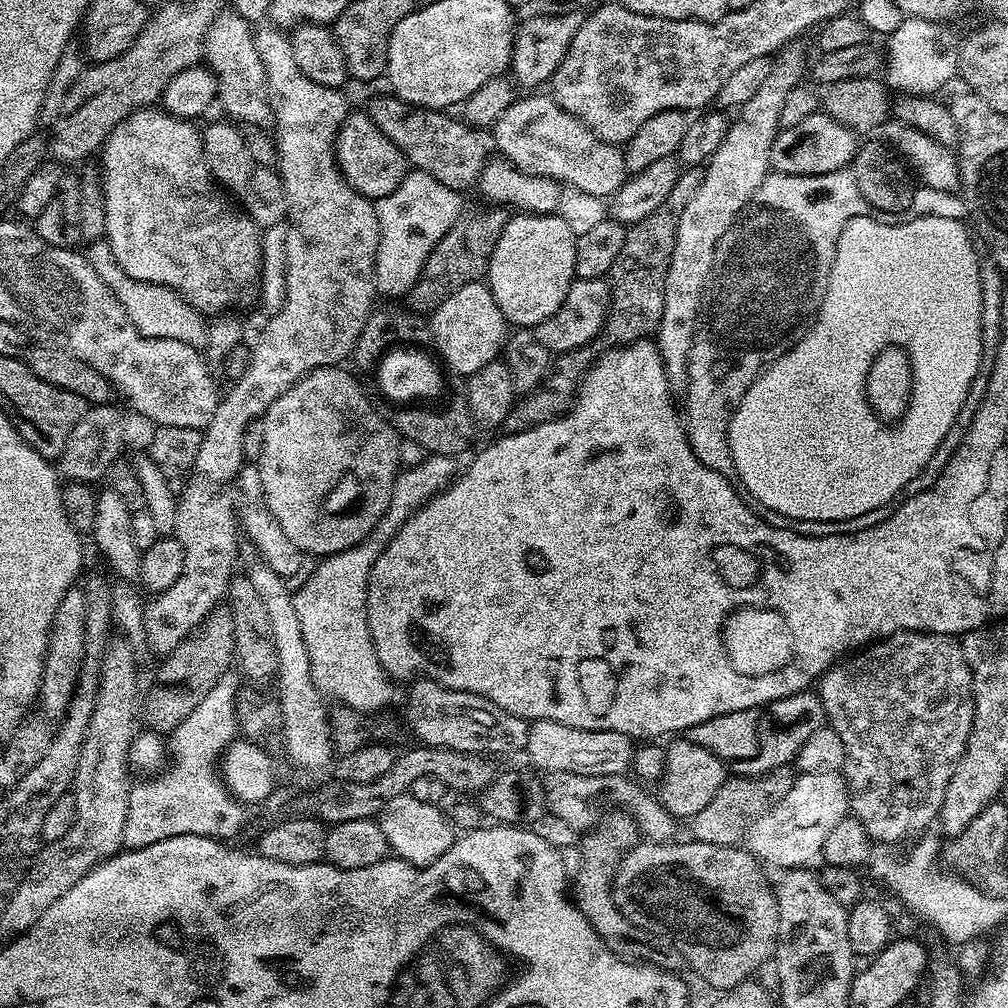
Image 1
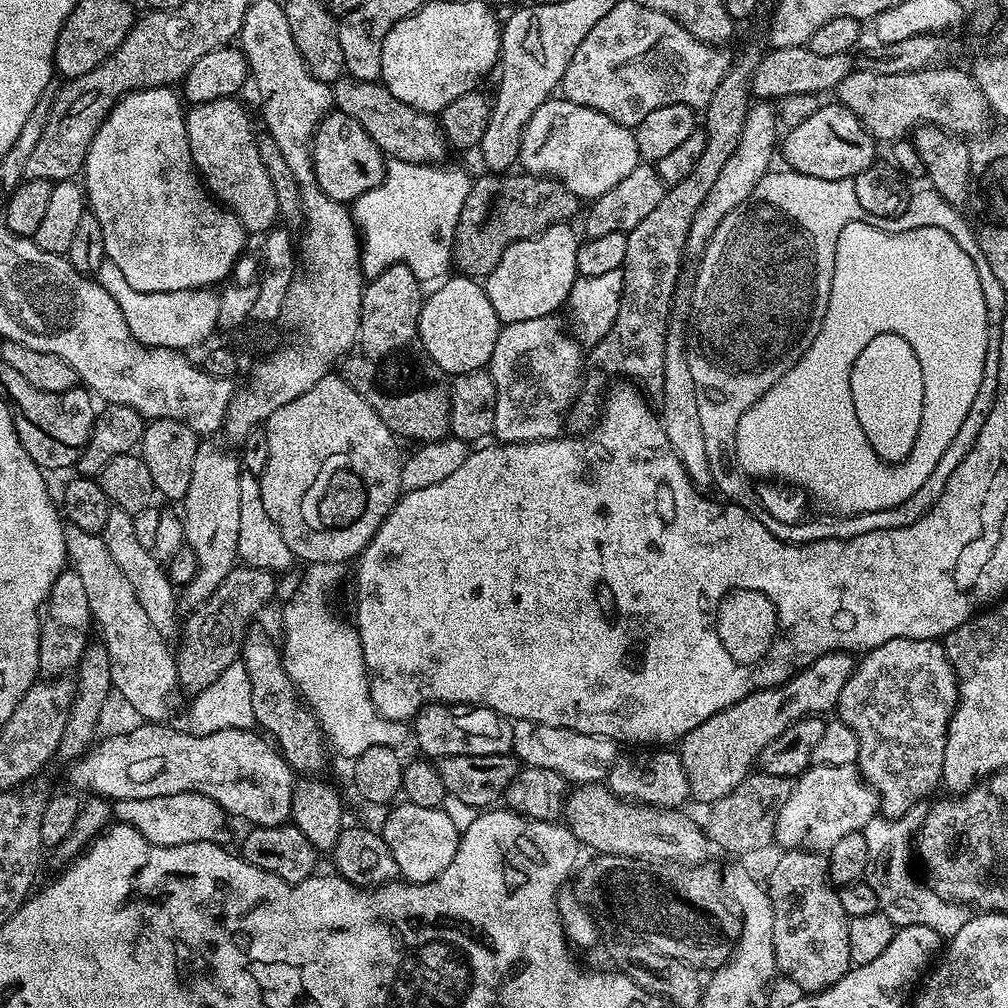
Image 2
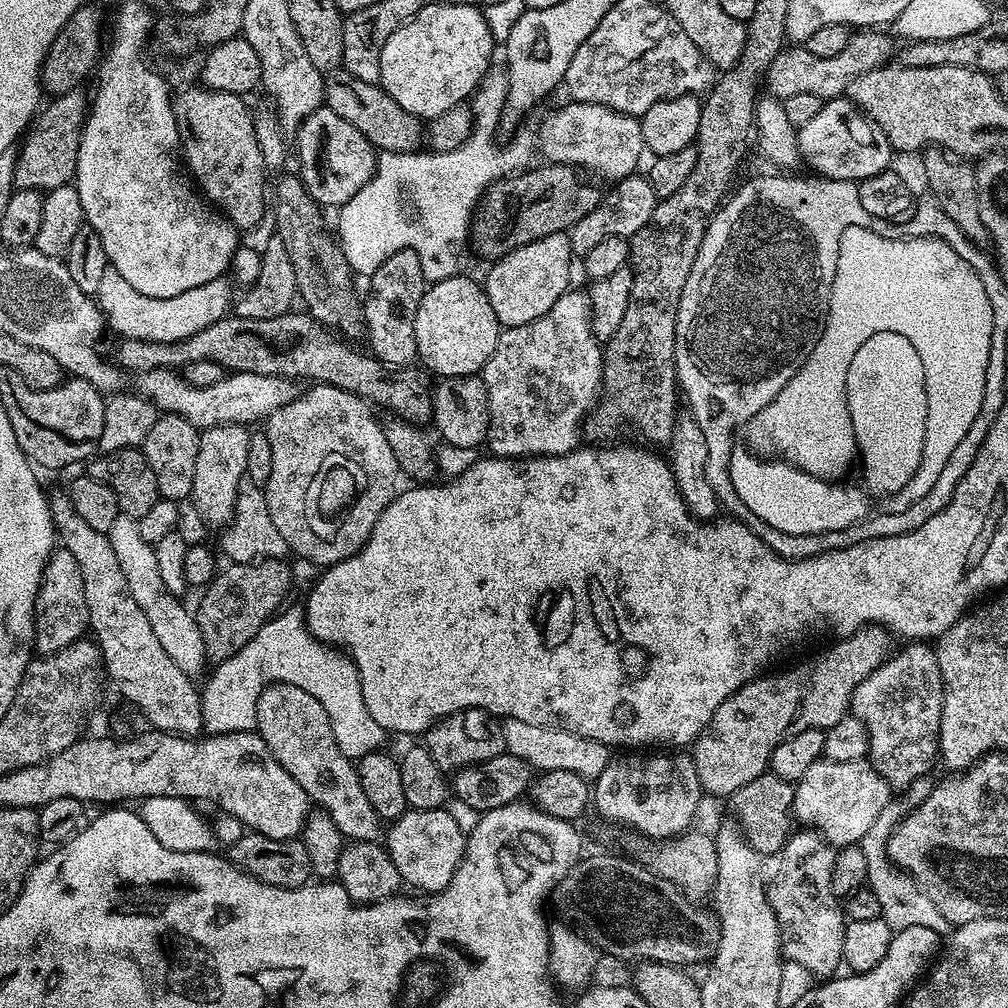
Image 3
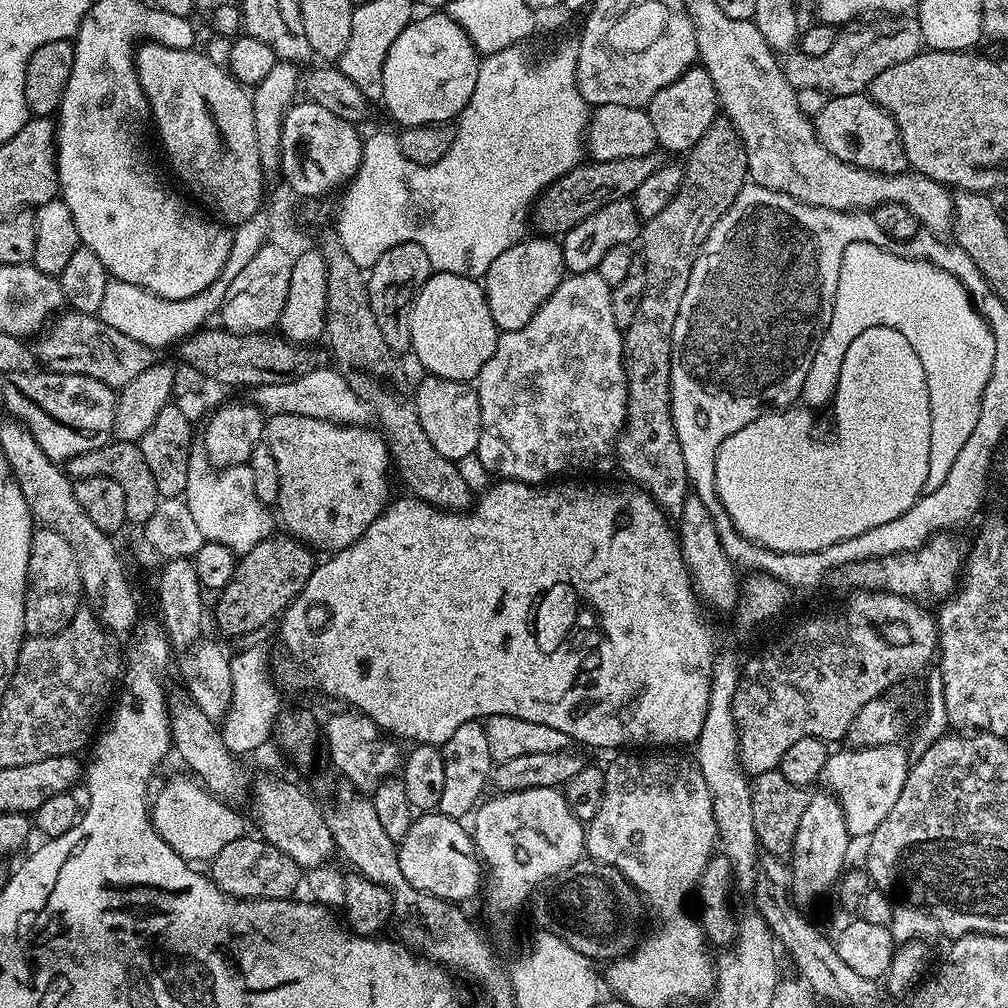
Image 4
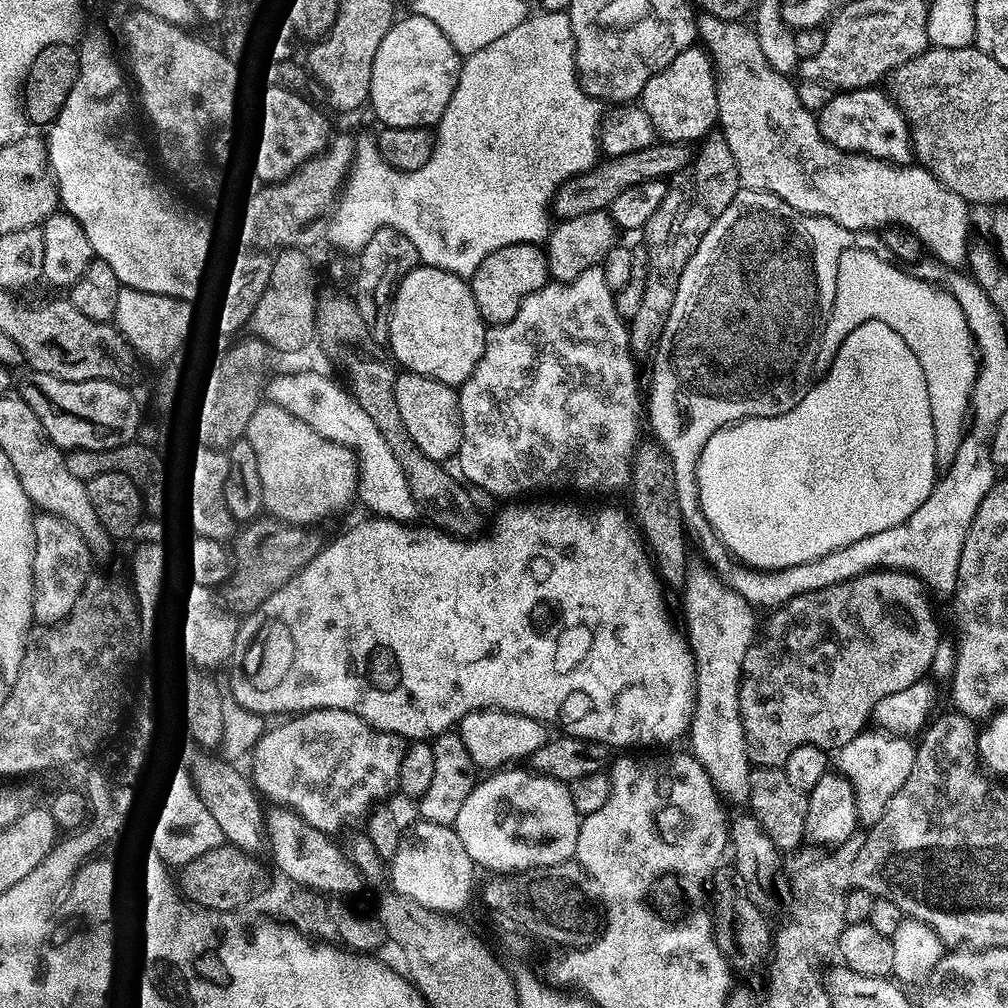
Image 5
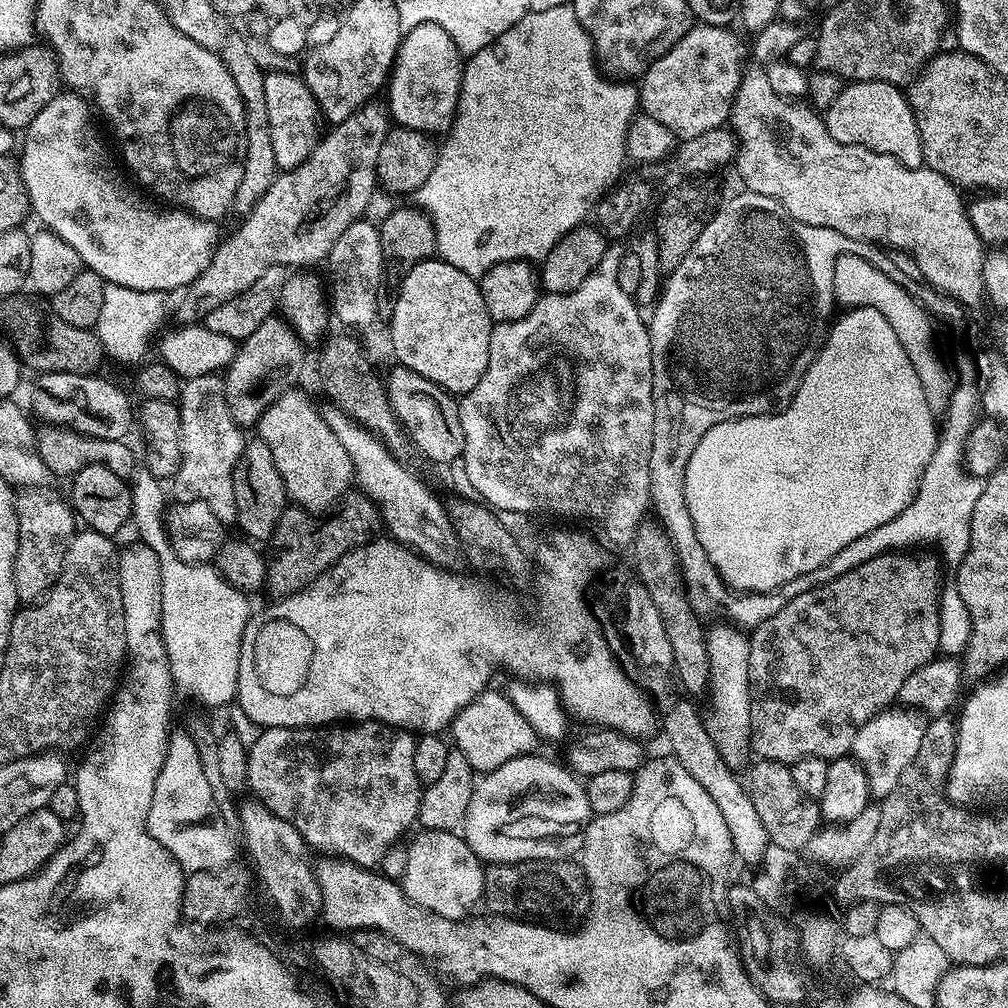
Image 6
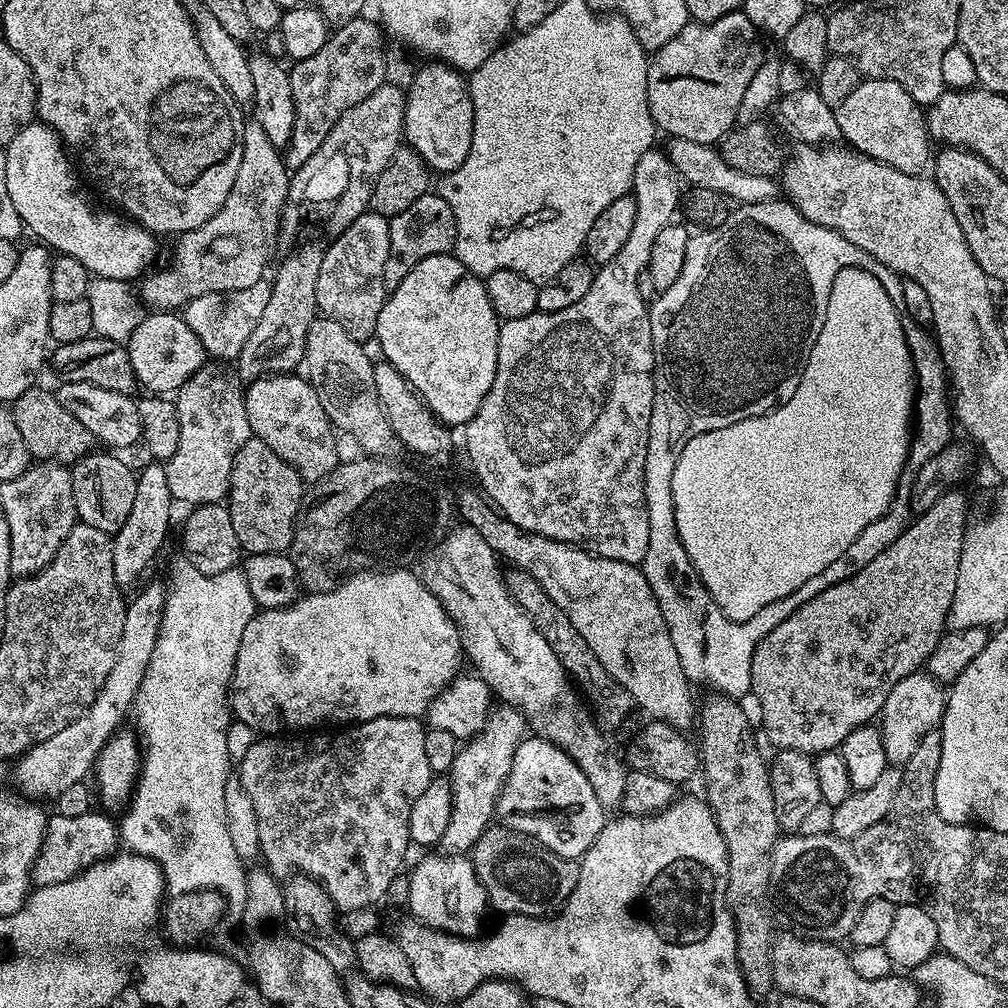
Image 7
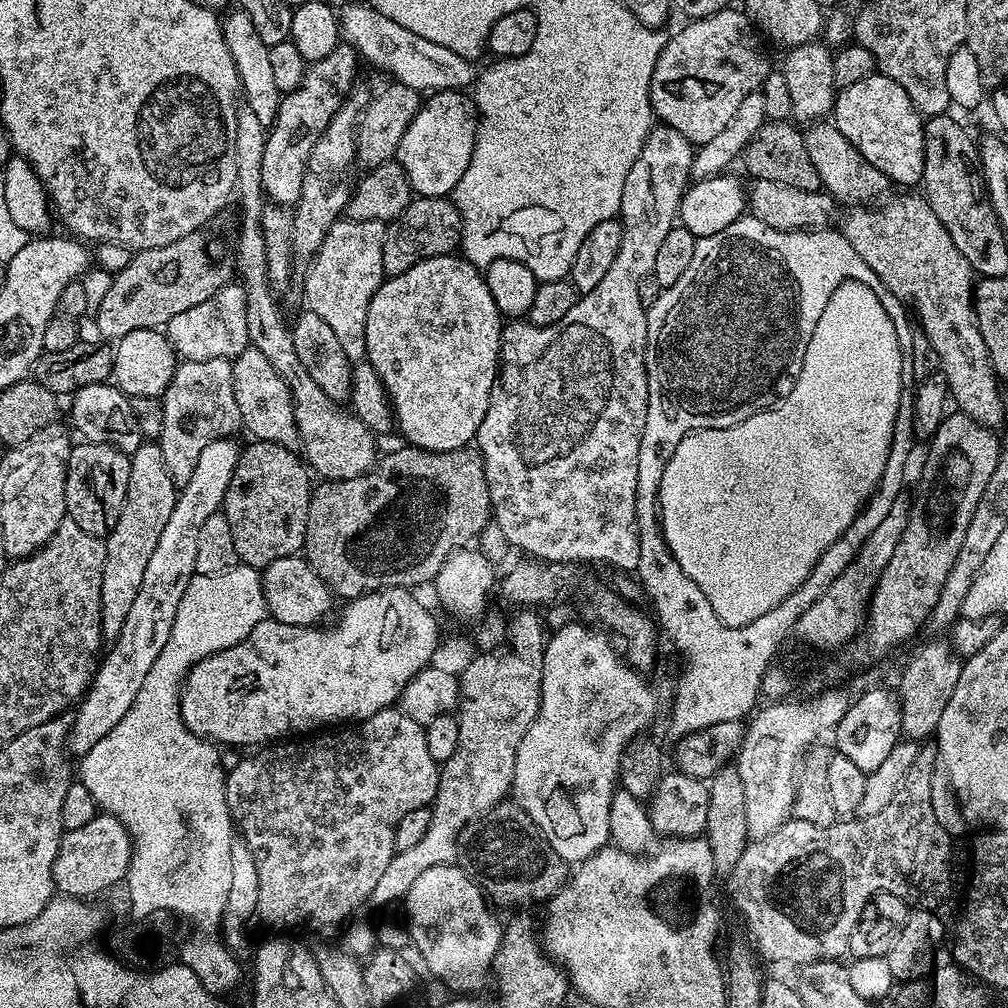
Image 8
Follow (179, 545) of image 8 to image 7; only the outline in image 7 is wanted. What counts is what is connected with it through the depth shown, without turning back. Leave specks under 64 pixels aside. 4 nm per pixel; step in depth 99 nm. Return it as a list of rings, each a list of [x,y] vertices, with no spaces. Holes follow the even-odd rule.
[[[163,583],[148,584],[133,600],[127,601],[122,622],[122,638],[118,642],[114,670],[104,683],[104,689],[94,698],[94,702],[66,730],[58,730],[48,740],[38,742],[15,761],[15,787],[25,797],[54,798],[70,786],[81,783],[84,775],[93,771],[102,746],[116,735],[124,719],[129,719],[133,711],[136,695],[142,686],[146,666],[150,666],[150,654],[154,654],[154,642],[158,641],[158,630],[162,626],[166,588]]]

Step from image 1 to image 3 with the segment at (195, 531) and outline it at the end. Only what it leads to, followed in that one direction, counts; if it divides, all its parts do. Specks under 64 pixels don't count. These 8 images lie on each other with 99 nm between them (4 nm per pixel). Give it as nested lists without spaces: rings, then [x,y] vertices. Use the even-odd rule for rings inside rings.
[[[219,424],[200,432],[198,462],[194,466],[194,486],[190,504],[208,524],[227,525],[236,508],[236,495],[240,481],[245,479],[247,470],[247,448],[253,433],[243,424]]]

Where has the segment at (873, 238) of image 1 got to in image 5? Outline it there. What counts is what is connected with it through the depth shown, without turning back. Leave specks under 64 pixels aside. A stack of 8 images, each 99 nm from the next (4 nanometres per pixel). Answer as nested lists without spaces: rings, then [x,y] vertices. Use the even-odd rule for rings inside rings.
[[[857,248],[846,250],[842,258],[838,258],[836,297],[816,355],[816,368],[823,370],[830,367],[850,330],[868,320],[881,320],[886,322],[886,326],[898,330],[898,334],[902,334],[904,341],[914,350],[914,358],[918,358],[922,374],[926,374],[930,418],[934,418],[936,462],[947,466],[952,462],[966,431],[978,353],[959,299],[916,276],[907,276],[903,271],[903,267],[893,262],[882,262],[882,258]]]

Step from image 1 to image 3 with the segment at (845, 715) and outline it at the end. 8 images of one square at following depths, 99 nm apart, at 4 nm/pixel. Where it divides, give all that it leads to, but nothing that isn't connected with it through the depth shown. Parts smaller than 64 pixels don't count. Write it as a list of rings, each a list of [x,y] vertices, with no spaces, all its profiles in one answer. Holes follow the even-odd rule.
[[[912,642],[904,647],[908,648],[902,649],[900,653],[897,651],[894,655],[891,655],[878,670],[874,670],[874,674],[870,674],[870,678],[866,678],[856,687],[852,695],[852,706],[850,709],[851,715],[857,716],[868,728],[868,756],[870,757],[870,762],[887,778],[889,785],[892,786],[896,786],[896,784],[907,786],[912,781],[918,779],[919,776],[925,775],[929,771],[928,767],[934,762],[937,763],[938,753],[940,751],[940,723],[942,722],[944,683],[942,682],[942,674],[938,670],[935,651],[924,642]]]

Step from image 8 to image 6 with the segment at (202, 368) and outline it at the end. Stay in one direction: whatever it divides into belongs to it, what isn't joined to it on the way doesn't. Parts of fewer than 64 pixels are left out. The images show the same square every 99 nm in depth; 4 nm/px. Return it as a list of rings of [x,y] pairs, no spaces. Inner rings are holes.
[[[196,374],[191,379],[185,379],[178,397],[182,418],[182,466],[171,481],[170,496],[177,504],[206,502],[221,524],[232,526],[236,524],[232,473],[236,471],[236,463],[243,457],[246,432],[231,416],[224,376],[202,375],[206,374]]]

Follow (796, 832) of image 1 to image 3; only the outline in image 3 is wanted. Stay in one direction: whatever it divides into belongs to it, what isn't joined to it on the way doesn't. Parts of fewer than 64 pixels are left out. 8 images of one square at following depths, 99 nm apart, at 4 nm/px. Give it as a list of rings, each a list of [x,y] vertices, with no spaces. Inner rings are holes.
[[[821,758],[802,774],[802,778],[795,781],[796,793],[792,810],[797,821],[801,825],[811,826],[816,829],[829,844],[833,846],[856,846],[859,845],[860,839],[874,826],[874,818],[882,814],[882,806],[890,799],[890,785],[882,773],[876,769],[875,765],[867,759],[855,760],[854,762],[834,762],[827,758]]]

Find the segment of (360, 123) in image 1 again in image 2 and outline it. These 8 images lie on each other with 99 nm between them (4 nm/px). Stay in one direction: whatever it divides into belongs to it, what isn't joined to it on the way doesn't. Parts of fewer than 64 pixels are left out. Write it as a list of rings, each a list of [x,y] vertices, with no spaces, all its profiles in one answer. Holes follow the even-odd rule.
[[[335,110],[329,112],[316,127],[312,140],[313,170],[318,186],[332,200],[354,202],[366,190],[374,190],[382,182],[386,157],[379,146],[346,114]]]

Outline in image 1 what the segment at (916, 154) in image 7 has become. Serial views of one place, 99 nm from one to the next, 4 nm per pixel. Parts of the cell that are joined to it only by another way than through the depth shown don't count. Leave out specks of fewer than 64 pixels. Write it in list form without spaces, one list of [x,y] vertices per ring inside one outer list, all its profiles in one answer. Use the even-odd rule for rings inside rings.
[[[818,110],[810,114],[810,118],[805,118],[803,122],[798,122],[798,126],[781,128],[779,134],[774,138],[774,146],[770,146],[771,171],[781,172],[787,176],[817,176],[818,174],[830,174],[837,172],[839,168],[848,168],[853,163],[858,147],[857,133],[851,132],[846,126],[834,122],[834,118],[824,115]]]

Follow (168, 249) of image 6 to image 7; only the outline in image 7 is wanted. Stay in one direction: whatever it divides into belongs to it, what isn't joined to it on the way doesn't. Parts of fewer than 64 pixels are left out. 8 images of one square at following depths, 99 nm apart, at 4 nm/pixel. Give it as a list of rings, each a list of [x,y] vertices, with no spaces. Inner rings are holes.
[[[43,122],[28,123],[8,144],[5,154],[6,194],[9,195],[14,210],[20,215],[23,227],[28,232],[32,231],[36,235],[33,237],[39,238],[49,249],[57,248],[57,253],[78,258],[78,262],[82,262],[82,266],[86,266],[93,277],[105,276],[129,282],[143,277],[153,267],[151,264],[156,256],[157,237],[131,219],[111,216],[108,212],[96,213],[76,193],[64,152],[66,153],[66,148],[60,137]]]

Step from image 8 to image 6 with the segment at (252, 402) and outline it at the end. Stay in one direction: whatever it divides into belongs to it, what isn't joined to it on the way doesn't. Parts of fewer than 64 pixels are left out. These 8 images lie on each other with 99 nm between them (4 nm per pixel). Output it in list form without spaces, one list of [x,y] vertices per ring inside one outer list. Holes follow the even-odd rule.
[[[284,391],[261,414],[258,436],[270,446],[289,497],[301,508],[328,510],[353,487],[352,459],[346,454],[346,446],[338,442],[334,430],[330,430],[322,412],[312,405],[311,398],[296,391]]]

